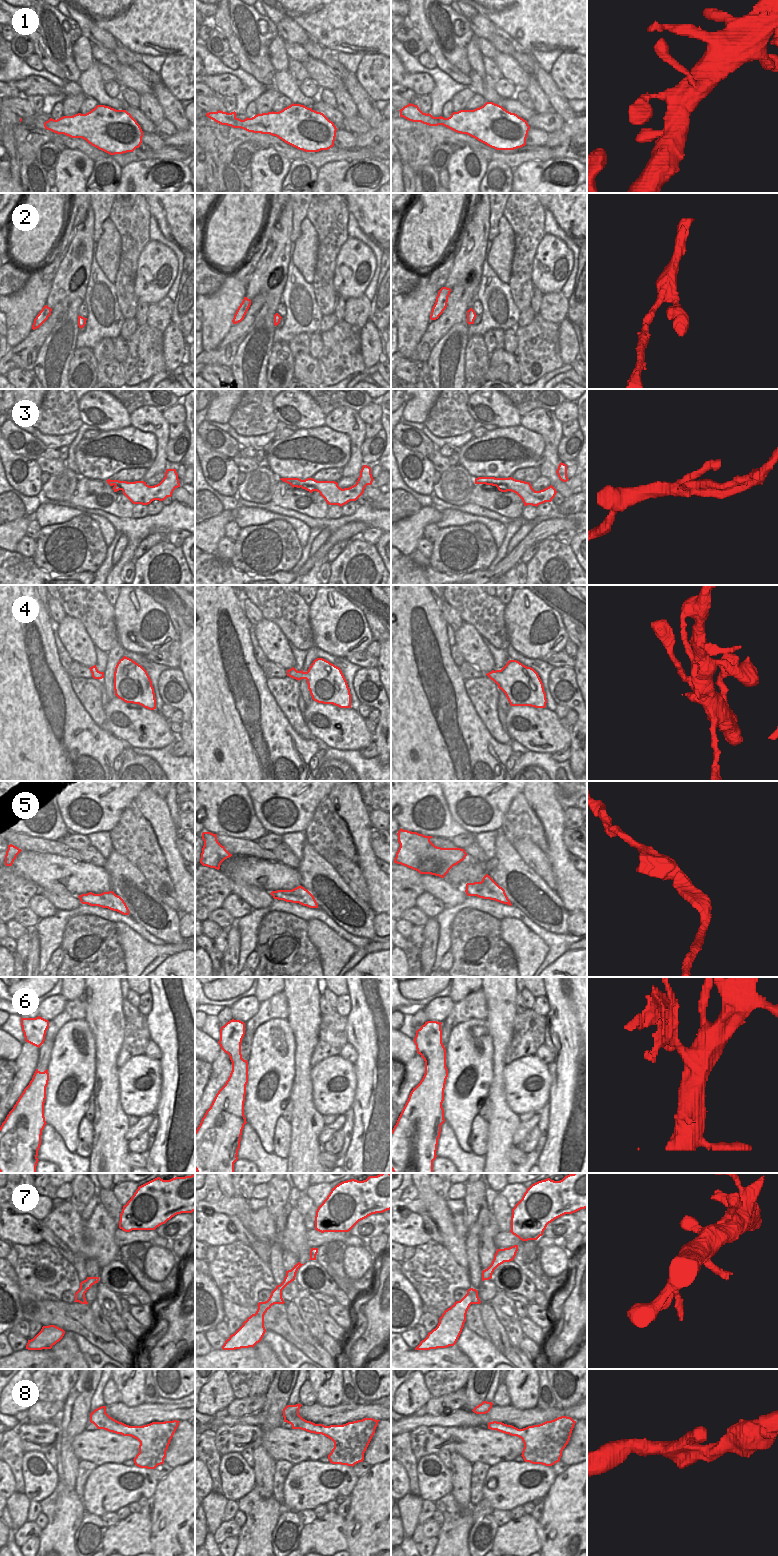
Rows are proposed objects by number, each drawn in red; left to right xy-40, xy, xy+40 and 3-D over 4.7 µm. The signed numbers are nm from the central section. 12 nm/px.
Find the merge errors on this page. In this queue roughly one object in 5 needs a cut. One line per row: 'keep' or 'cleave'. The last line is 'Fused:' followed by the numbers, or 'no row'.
1: keep
2: keep
3: keep
4: keep
5: keep
6: keep
7: keep
8: keep
Fused: no row

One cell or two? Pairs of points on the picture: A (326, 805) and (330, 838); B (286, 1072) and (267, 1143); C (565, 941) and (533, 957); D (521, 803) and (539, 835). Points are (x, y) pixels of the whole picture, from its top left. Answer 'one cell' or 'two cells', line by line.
A: one cell
B: one cell
C: two cells
D: one cell

